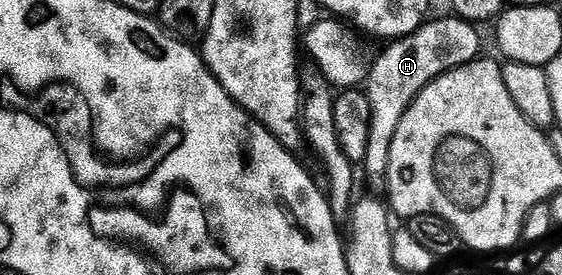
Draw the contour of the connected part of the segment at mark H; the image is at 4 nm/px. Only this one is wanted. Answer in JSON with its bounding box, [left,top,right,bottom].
[365,17,483,171]

